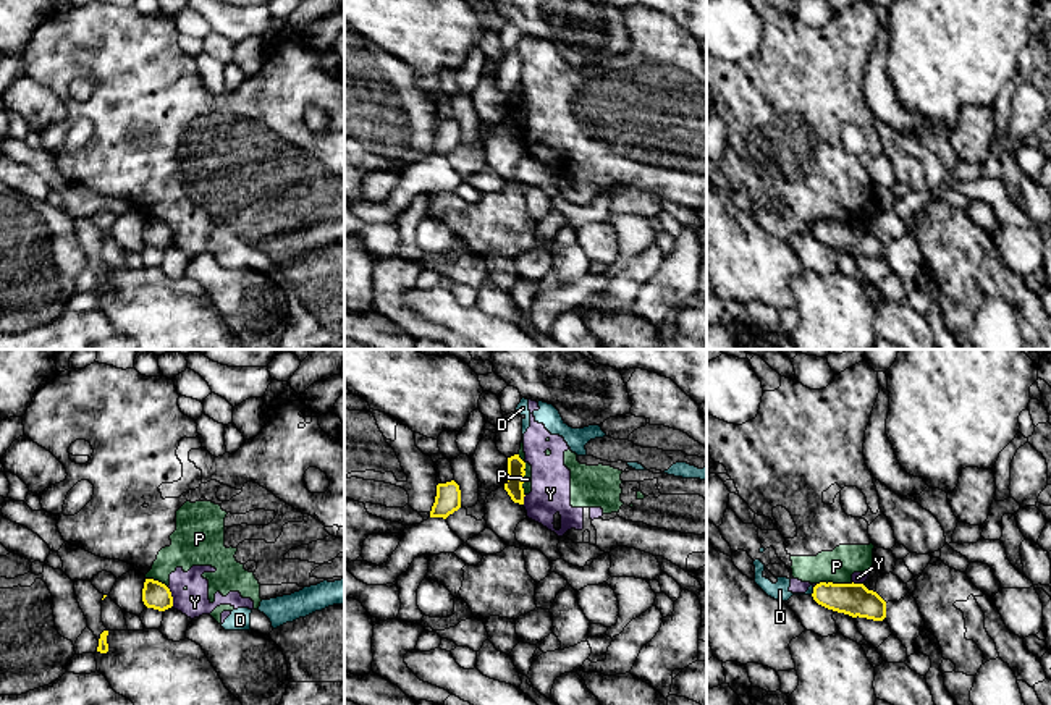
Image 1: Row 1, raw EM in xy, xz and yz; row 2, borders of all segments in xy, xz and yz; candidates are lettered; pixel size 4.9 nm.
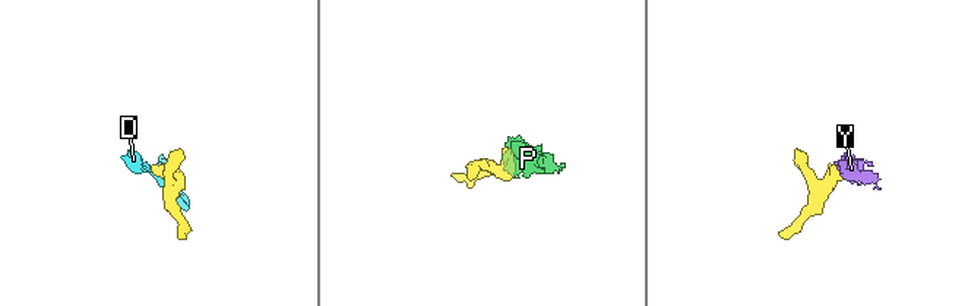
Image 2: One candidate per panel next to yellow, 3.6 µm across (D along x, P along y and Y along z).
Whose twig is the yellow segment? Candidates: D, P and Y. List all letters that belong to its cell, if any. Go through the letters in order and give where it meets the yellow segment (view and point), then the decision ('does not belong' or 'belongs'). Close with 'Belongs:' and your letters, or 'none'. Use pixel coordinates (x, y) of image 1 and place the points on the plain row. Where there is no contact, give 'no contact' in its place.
D: meets yellow in yz at (814, 230); does not belong
P: meets yellow in xz at (524, 112); does not belong
Y: meets yellow in xy at (172, 235); does not belong
Belongs: none

